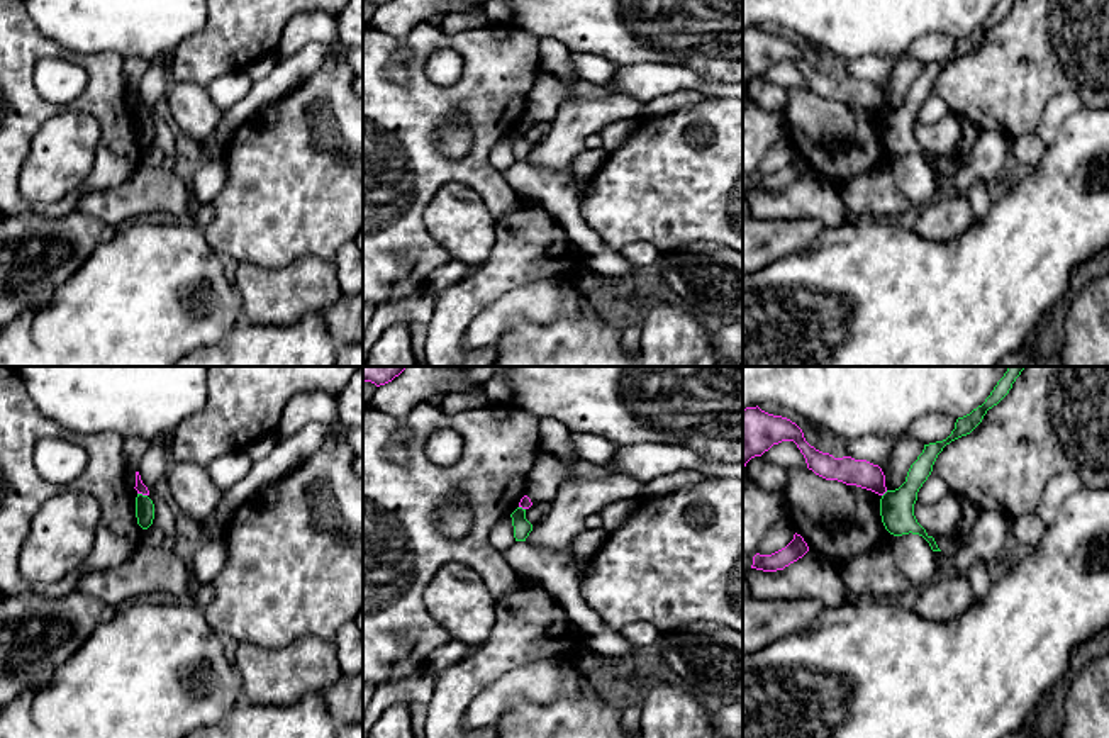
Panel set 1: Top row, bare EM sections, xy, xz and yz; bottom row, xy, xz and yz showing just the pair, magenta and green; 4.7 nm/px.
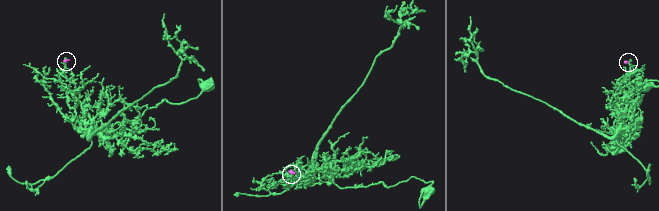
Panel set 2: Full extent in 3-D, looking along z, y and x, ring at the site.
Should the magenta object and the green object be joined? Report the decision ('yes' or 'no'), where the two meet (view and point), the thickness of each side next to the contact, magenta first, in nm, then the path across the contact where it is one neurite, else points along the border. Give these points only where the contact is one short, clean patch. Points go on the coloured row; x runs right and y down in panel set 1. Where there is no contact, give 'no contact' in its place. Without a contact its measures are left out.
no; contact xy (143, 494); calibres 50 and 100 nm; border xy (138, 492), (146, 496)

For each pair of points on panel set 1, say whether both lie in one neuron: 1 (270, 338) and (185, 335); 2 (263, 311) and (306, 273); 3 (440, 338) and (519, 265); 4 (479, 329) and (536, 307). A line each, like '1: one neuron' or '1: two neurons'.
1: two neurons
2: one neuron
3: one neuron
4: one neuron

